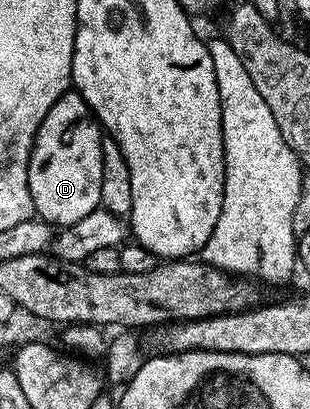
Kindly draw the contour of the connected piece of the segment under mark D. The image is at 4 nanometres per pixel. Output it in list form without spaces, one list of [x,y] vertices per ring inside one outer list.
[[[74,90],[45,114],[45,122],[35,135],[35,148],[29,158],[29,194],[33,194],[35,216],[52,226],[80,222],[100,207],[104,133],[85,98]]]

